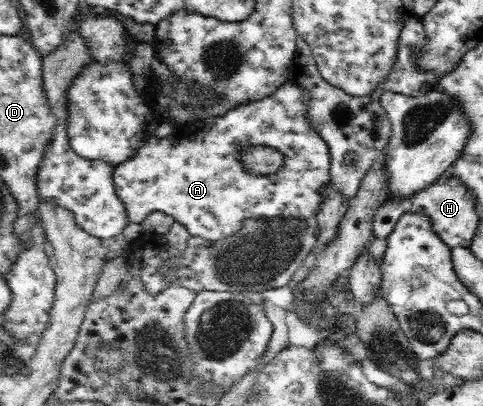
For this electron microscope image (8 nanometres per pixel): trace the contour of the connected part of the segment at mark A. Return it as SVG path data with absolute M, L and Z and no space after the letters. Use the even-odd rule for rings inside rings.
M287 80L285 81L271 96L266 96L263 100L249 101L247 104L236 106L234 109L227 111L222 116L207 116L195 120L189 124L181 125L177 124L173 126L172 132L164 138L157 138L154 135L151 138L147 138L143 145L141 145L133 156L130 156L127 160L124 160L121 164L118 164L113 170L113 183L115 183L115 193L117 197L125 203L125 211L127 211L127 221L130 223L141 223L145 220L146 216L149 216L150 212L161 211L174 218L174 222L179 222L193 236L200 236L205 240L221 240L221 238L227 238L227 236L233 236L237 234L241 228L243 228L243 222L245 218L300 218L305 220L308 225L308 230L311 234L318 234L318 220L316 219L317 212L319 212L319 206L321 206L321 188L330 182L330 166L331 155L329 155L329 145L325 143L325 140L321 139L319 132L316 132L312 125L307 121L307 108L309 108L309 100L311 100L311 93L305 89L305 87L299 87L295 83ZM247 145L263 145L273 148L277 148L277 151L283 153L285 157L285 164L279 168L277 173L273 174L253 174L247 172L240 161L240 152Z

